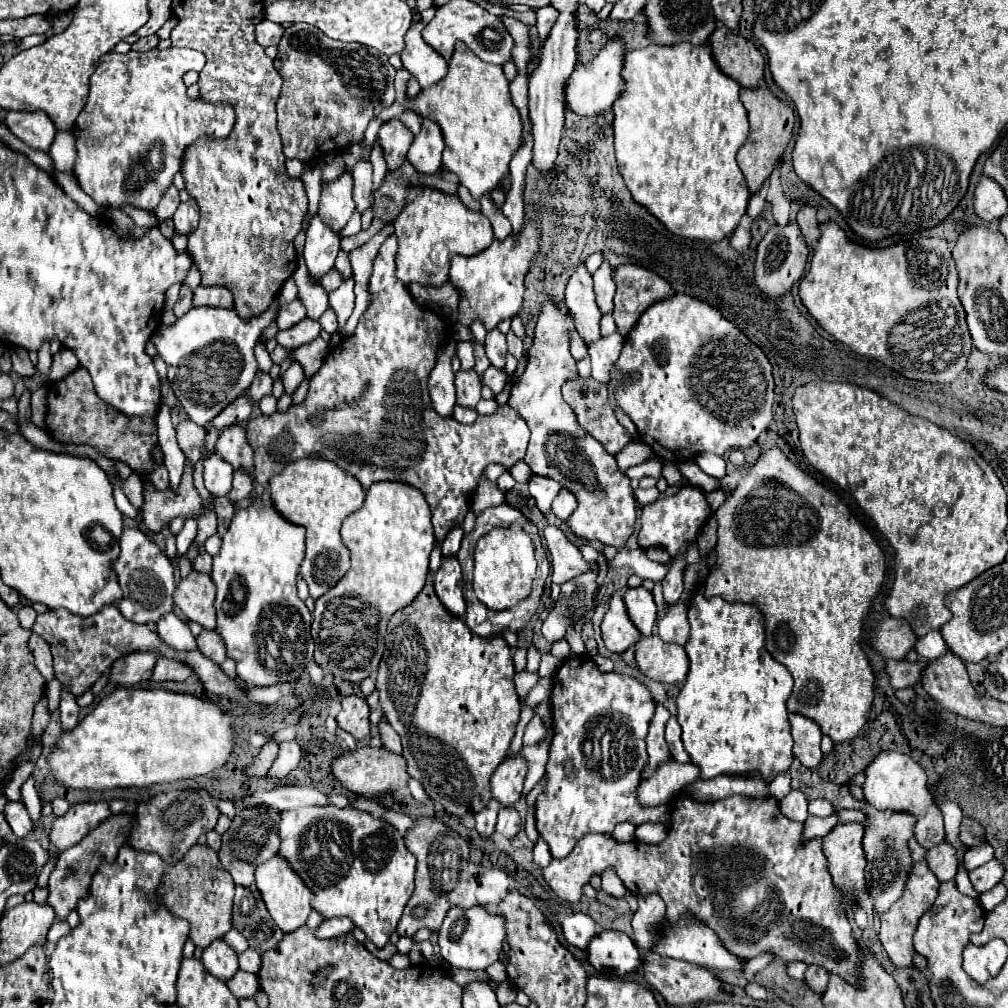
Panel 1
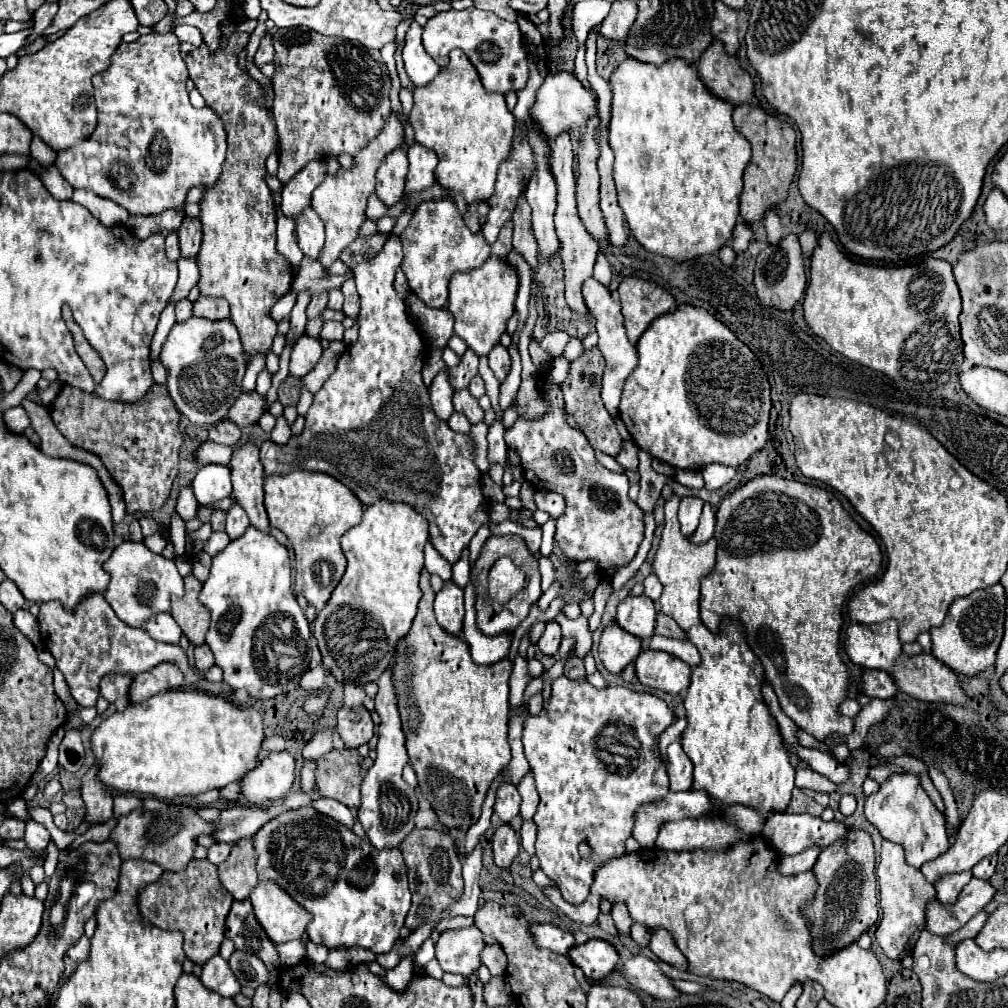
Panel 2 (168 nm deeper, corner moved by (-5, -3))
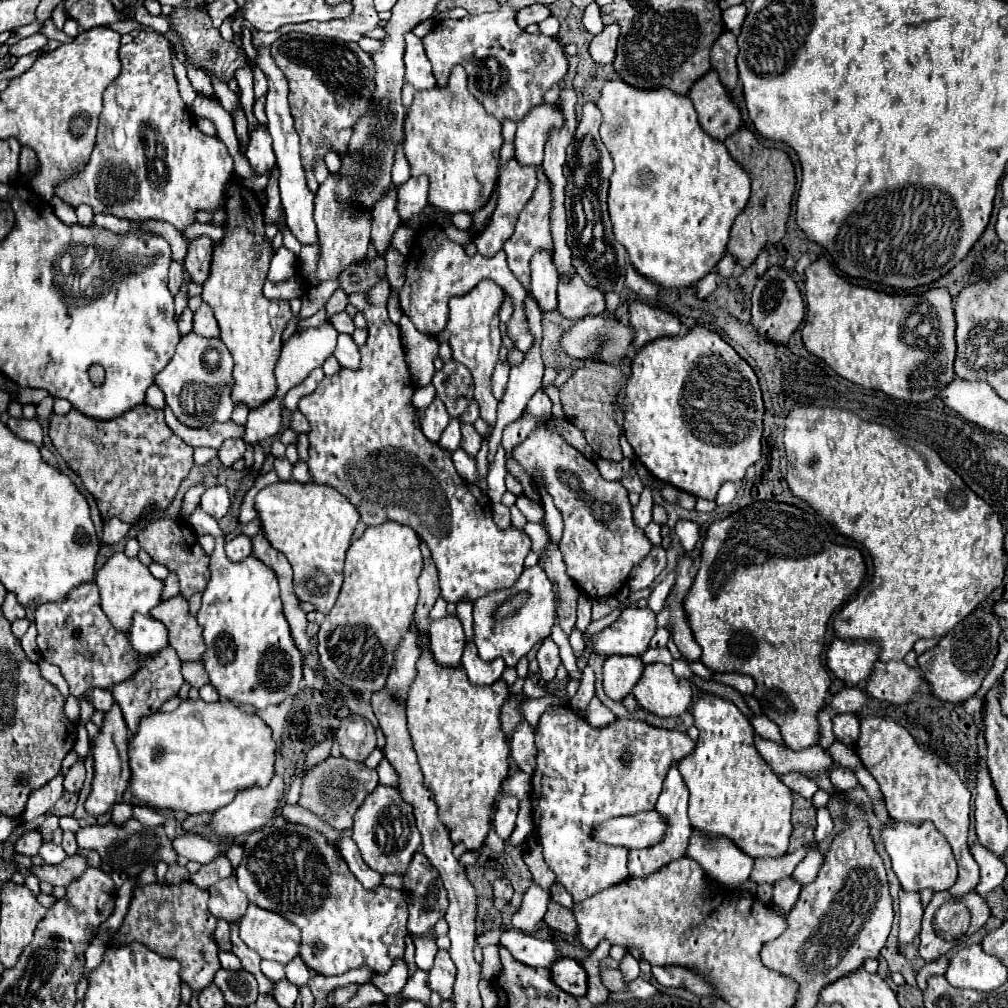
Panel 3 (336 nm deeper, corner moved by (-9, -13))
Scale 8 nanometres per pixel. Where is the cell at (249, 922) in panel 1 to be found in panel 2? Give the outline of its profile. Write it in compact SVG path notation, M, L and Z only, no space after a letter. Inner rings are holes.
M248 899L232 903L232 909L226 917L226 933L224 935L234 941L234 947L238 951L256 953L256 957L260 957L270 971L276 971L280 967L276 947L266 937L260 923L256 921Z

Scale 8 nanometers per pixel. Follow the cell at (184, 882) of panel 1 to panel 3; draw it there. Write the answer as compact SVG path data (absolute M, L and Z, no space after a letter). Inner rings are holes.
M182 881L180 885L140 885L134 889L126 919L112 943L140 941L158 955L178 959L182 965L182 981L186 981L192 991L202 991L212 983L216 971L222 967L214 939L218 919L208 911L208 897L208 889L196 887L192 881Z

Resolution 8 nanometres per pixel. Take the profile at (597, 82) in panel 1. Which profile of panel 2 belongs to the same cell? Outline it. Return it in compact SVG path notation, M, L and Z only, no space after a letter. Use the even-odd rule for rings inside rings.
M550 73L536 91L536 101L530 109L530 121L546 139L552 139L558 137L562 131L582 129L588 117L592 117L594 109L596 99L582 87L582 83L576 79L574 73Z

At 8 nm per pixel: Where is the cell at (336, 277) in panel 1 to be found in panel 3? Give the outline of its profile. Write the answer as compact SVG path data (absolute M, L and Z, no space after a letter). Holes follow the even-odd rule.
M340 311L340 313L336 313L332 319L330 319L330 323L336 327L336 331L340 331L340 333L352 333L354 331L354 325L352 325L352 317L346 313L346 311Z

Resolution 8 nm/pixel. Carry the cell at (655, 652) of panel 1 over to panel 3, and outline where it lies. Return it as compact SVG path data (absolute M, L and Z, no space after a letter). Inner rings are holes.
M646 665L640 681L634 685L632 695L640 707L660 715L674 717L684 713L692 701L692 687L686 679L676 677L670 665Z

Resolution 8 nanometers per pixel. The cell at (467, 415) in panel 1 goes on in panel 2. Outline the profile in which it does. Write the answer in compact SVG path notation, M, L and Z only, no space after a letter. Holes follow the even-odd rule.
M452 413L450 415L450 419L448 419L448 427L452 429L452 431L456 431L456 433L468 433L470 431L470 423L468 423L468 419L462 415L462 413Z

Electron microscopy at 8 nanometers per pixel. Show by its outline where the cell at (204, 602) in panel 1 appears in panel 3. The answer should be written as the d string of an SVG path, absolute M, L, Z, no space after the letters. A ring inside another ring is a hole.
M176 595L152 609L152 617L160 619L168 627L170 645L176 649L182 661L200 661L204 653L202 627L190 613L188 599Z

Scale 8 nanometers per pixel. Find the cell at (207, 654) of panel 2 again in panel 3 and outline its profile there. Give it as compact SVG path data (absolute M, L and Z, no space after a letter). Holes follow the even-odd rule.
M200 661L182 663L182 675L184 675L184 679L186 679L192 687L198 687L198 689L210 681L208 675L206 675L204 665L202 665Z

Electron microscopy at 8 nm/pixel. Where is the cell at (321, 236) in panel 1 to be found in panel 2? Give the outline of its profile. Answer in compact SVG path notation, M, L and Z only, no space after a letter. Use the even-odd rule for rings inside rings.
M310 207L304 209L298 217L294 217L294 221L296 221L296 237L302 253L310 259L316 259L324 245L324 223Z

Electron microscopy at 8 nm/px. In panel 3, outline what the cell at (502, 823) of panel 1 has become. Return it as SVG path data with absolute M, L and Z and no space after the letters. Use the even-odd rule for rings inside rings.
M500 877L494 881L494 897L504 897L504 899L512 897L512 885L508 877Z

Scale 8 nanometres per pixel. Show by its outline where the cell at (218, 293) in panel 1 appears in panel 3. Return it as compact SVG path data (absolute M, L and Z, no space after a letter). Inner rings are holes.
M202 303L202 307L194 313L194 333L202 335L202 337L218 337L220 335L220 327L214 319L214 311L212 307L208 307L208 303Z

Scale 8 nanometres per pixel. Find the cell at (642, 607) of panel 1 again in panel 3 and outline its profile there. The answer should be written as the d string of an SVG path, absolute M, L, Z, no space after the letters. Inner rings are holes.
M624 607L618 619L594 635L594 651L610 655L642 655L656 633L656 613L648 607Z

